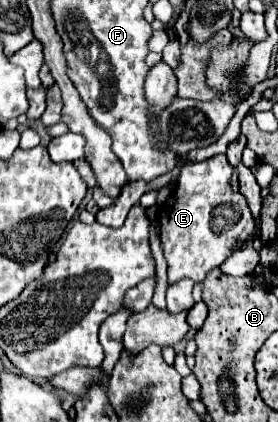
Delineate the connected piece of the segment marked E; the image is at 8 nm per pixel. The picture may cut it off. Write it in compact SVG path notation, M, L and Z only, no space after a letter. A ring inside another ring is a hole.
M217 154L194 164L186 164L178 186L160 206L160 238L164 246L164 258L168 262L168 282L174 284L182 278L202 282L218 264L230 258L242 242L254 230L254 218L246 204L246 198L240 192L234 193L230 187L233 168L225 154ZM230 208L238 210L238 218ZM164 232L164 236L162 236Z

